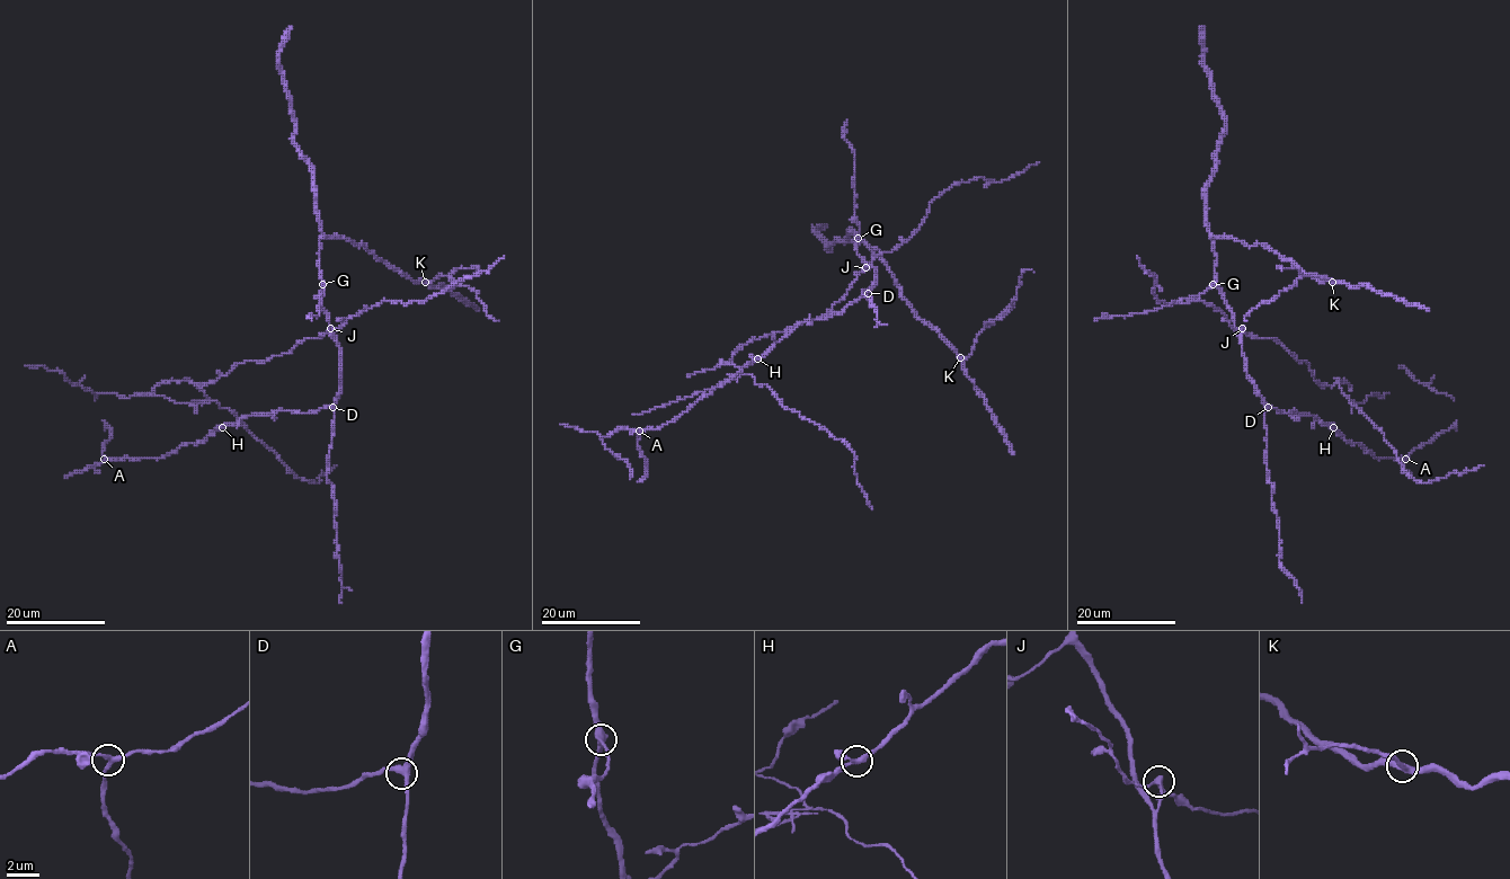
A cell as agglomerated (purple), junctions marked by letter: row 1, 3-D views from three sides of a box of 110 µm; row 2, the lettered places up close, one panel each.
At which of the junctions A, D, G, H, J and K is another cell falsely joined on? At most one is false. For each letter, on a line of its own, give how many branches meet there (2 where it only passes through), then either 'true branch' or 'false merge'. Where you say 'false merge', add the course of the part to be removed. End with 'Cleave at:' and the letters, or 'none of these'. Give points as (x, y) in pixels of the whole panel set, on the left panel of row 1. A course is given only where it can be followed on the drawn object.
A: 3 | true branch
D: 3 | true branch
G: 3 | true branch
H: 3 | true branch
J: 4 | false merge | (331, 329), (264, 363), (245, 360), (204, 384), (193, 382), (295, 476), (319, 482), (336, 464)
K: 3 | true branch
Cleave at: J

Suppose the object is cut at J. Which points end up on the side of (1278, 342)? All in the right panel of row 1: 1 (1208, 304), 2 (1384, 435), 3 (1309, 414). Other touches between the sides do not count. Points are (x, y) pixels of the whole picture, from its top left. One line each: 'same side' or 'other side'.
1: same side
2: same side
3: other side

